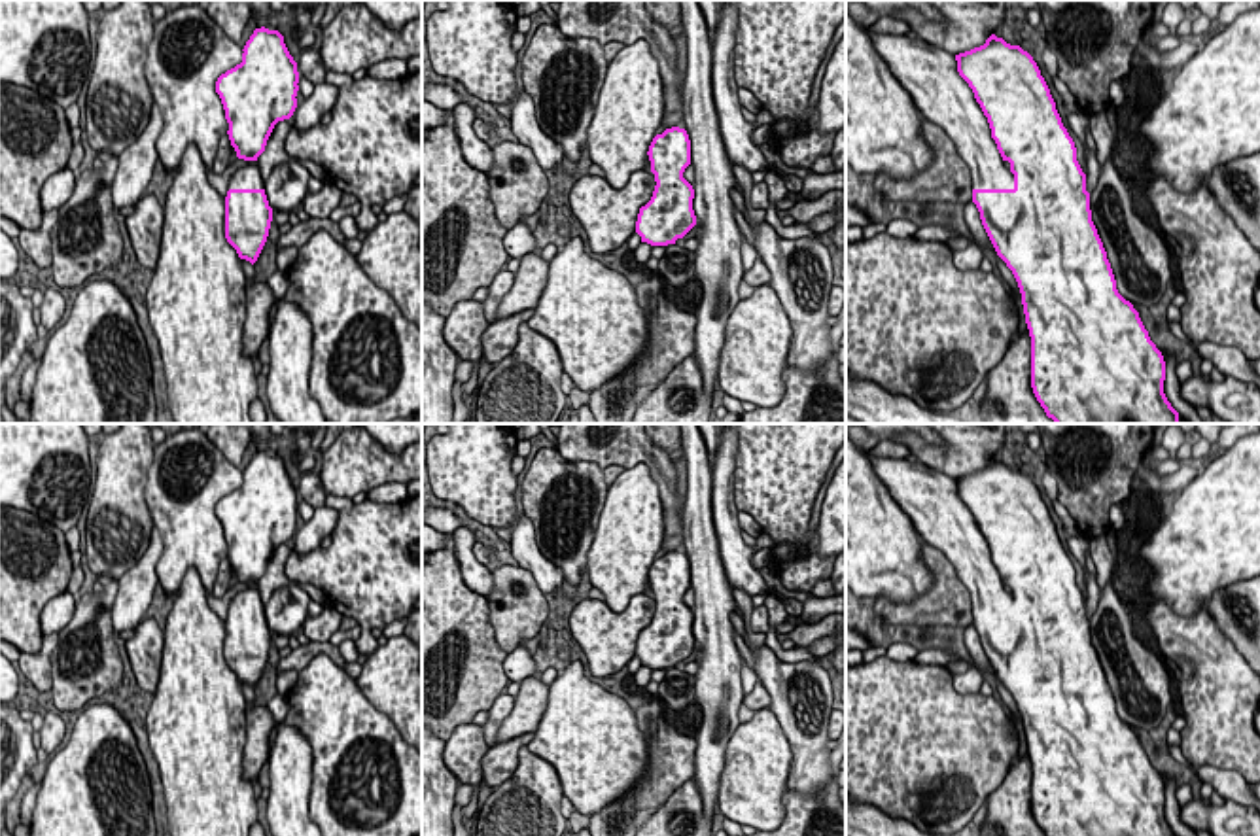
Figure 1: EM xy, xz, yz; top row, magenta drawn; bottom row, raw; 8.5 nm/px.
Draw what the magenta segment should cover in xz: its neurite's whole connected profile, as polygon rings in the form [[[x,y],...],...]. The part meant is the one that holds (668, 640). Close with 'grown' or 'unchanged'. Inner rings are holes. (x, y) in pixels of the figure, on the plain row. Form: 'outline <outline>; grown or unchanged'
outline [[[672,550],[656,558],[649,569],[655,615],[651,624],[639,632],[636,656],[651,670],[675,668],[694,649],[694,613],[683,601],[691,588],[691,564],[685,552]]]; unchanged

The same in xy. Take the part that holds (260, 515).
outline [[[255,452],[242,475],[242,486],[218,501],[216,516],[225,533],[231,569],[238,583],[250,586],[248,590],[236,592],[229,605],[225,620],[225,662],[240,683],[254,688],[267,666],[272,645],[272,632],[265,618],[257,581],[265,575],[274,549],[289,543],[297,531],[299,496],[278,454]]]; grown

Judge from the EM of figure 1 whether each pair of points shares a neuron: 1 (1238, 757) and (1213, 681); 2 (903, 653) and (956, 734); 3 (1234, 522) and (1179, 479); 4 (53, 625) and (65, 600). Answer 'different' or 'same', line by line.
1: same
2: different
3: different
4: same

